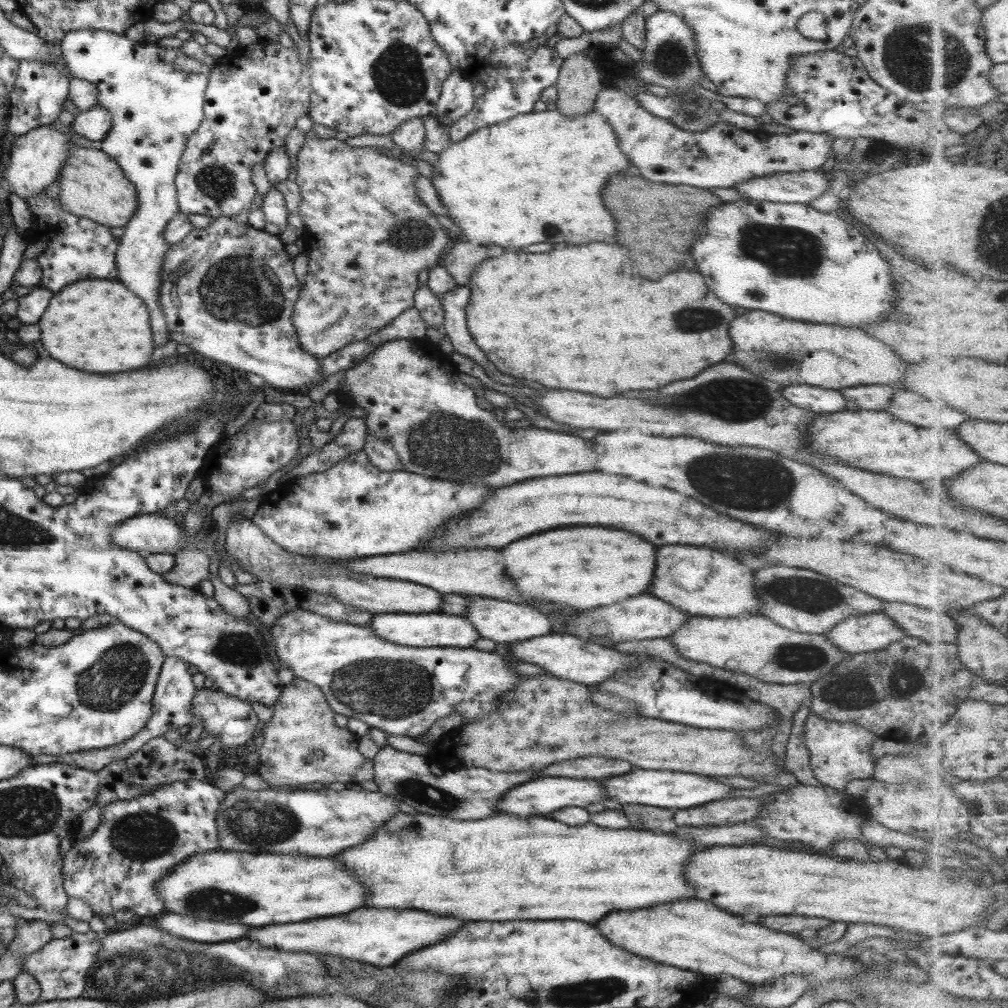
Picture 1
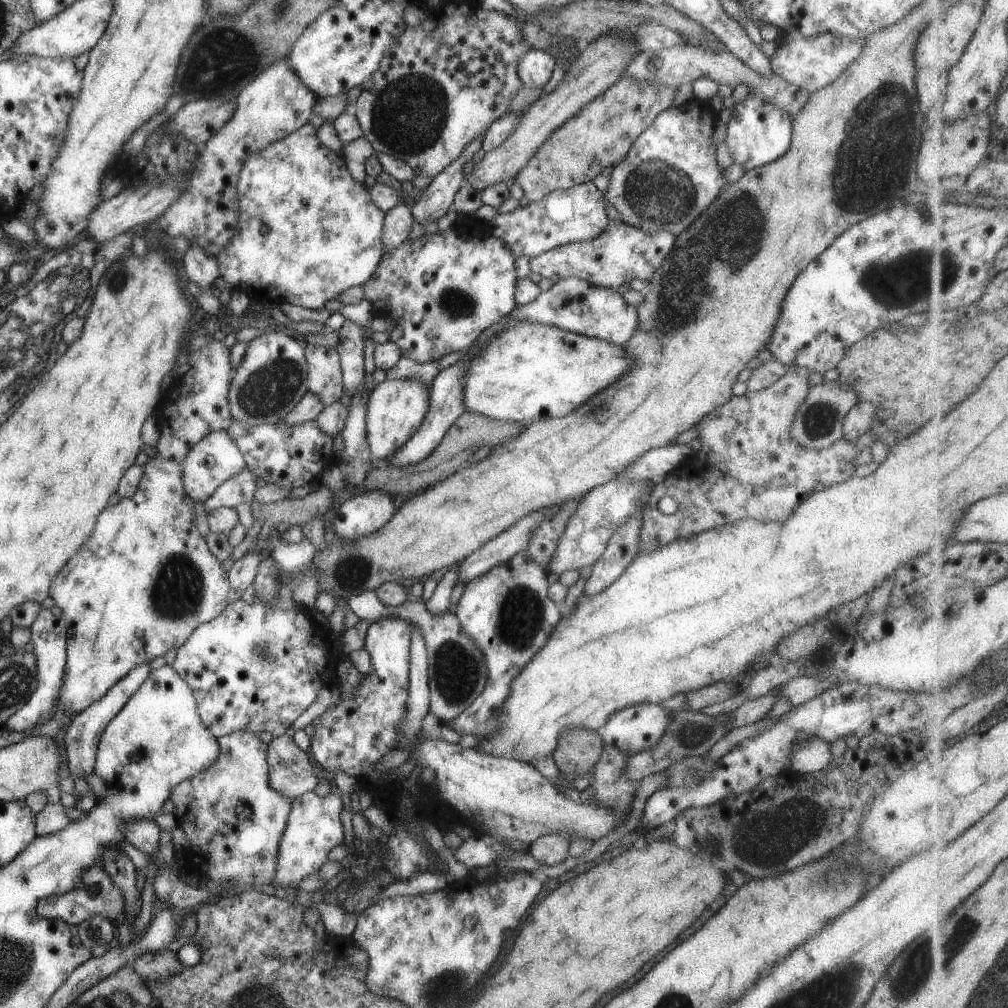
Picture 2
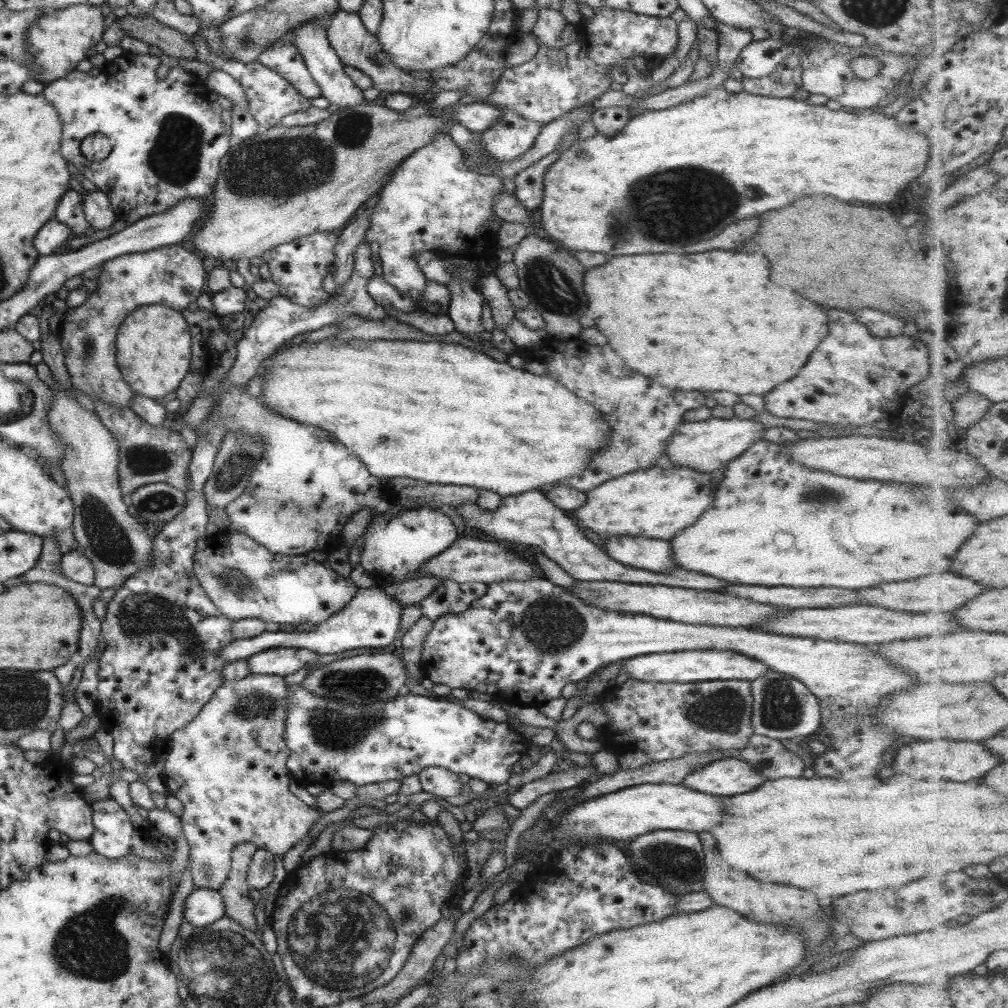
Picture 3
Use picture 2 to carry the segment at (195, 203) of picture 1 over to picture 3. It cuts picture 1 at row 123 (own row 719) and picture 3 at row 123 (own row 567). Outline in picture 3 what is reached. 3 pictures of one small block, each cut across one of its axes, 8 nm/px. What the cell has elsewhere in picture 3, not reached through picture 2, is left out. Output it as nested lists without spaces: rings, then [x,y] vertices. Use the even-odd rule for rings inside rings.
[[[196,34],[188,37],[188,40],[192,43],[199,62],[210,64],[213,70],[223,70],[225,74],[231,76],[242,87],[245,99],[247,99],[247,110],[255,119],[259,130],[265,131],[271,127],[278,126],[283,116],[300,112],[311,106],[310,99],[301,96],[291,84],[288,84],[276,72],[269,70],[269,68],[259,64],[256,60],[243,63],[233,59],[225,60],[217,58],[213,54],[209,54],[206,43],[202,39],[199,39]]]

